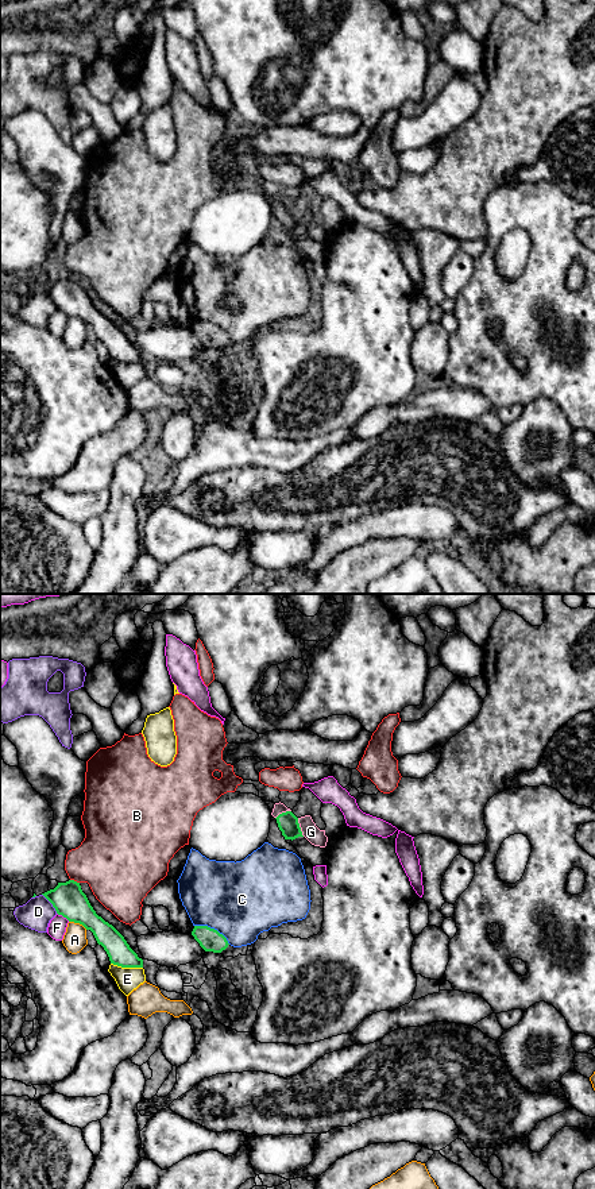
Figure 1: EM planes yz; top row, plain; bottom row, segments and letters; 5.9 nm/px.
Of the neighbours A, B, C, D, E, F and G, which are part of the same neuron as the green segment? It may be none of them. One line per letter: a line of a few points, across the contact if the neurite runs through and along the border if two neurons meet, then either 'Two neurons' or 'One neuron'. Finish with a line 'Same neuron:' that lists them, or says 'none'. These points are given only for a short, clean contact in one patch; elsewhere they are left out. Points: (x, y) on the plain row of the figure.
A: Two neurons
B: Two neurons
C: Two neurons
D: Two neurons
E: Two neurons
F: Two neurons
G: Line: yz (288, 217), (293, 223), (300, 223), (306, 223), (310, 227). One neuron
Same neuron: G

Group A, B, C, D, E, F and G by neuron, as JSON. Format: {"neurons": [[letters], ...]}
{"neurons": [["A"], ["B"], ["C"], ["D"], ["E"], ["F"], ["G"]]}

